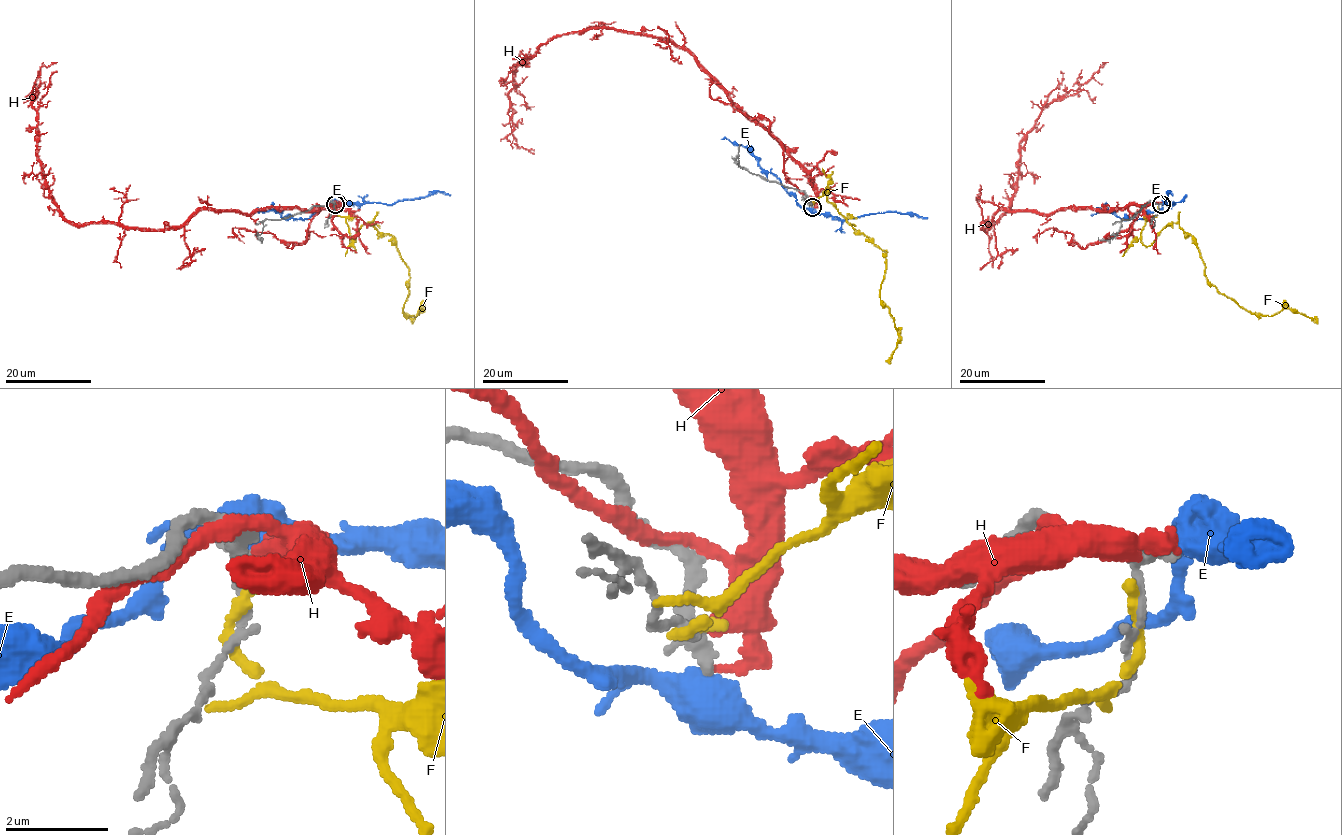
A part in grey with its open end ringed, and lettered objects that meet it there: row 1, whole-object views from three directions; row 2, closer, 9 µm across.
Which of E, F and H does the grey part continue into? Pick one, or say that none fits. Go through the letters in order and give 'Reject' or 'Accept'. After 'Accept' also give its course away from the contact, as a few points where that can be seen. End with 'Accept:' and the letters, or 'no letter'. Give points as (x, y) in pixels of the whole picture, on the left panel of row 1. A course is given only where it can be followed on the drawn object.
E: Reject
F: Reject
H: Reject
Accept: no letter

